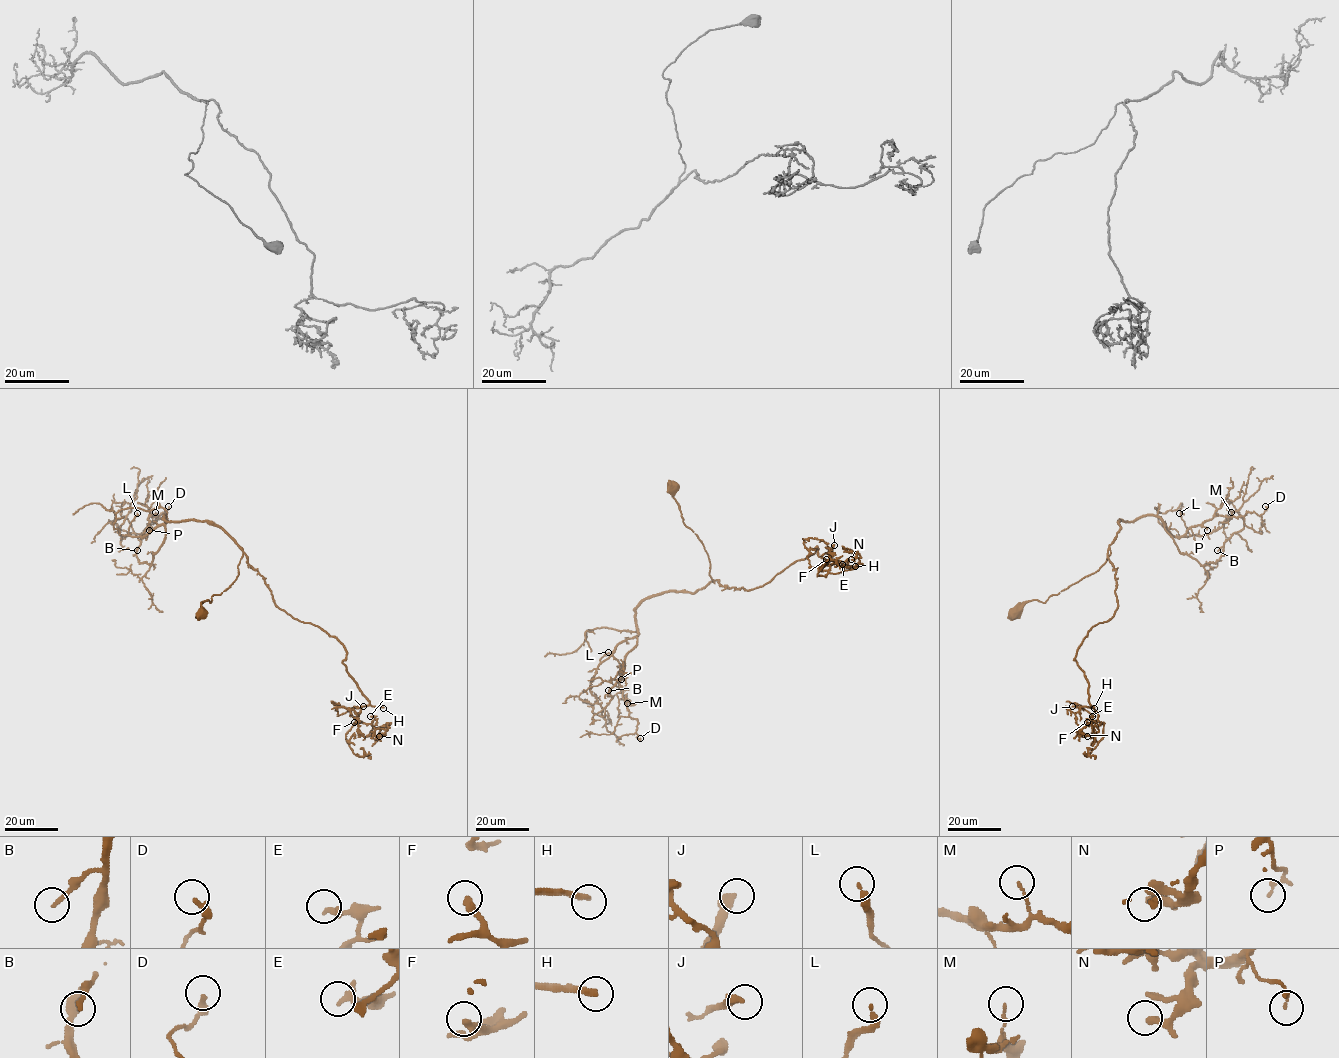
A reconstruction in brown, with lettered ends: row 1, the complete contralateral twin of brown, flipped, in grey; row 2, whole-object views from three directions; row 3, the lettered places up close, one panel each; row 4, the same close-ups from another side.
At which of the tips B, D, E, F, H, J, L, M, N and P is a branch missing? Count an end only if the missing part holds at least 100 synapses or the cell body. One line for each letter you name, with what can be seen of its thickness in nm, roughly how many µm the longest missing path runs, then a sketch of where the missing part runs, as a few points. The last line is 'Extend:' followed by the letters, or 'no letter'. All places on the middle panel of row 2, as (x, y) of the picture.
H: 280 nm | 80 µm
J: 380 nm | 45 µm | (834, 545), (838, 527), (831, 525), (807, 559), (794, 547)
Extend: H, J

